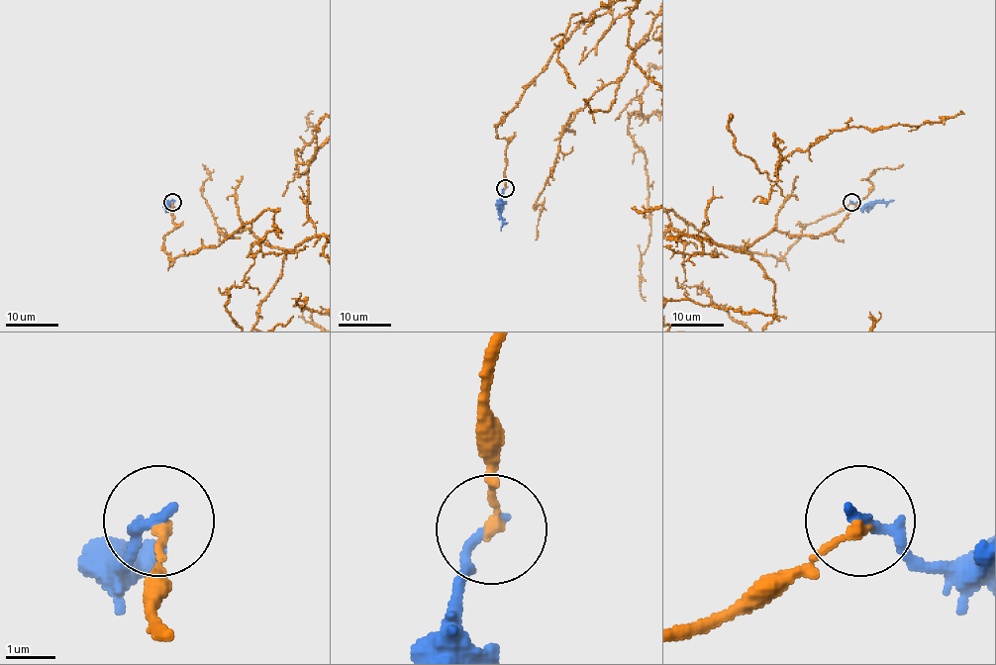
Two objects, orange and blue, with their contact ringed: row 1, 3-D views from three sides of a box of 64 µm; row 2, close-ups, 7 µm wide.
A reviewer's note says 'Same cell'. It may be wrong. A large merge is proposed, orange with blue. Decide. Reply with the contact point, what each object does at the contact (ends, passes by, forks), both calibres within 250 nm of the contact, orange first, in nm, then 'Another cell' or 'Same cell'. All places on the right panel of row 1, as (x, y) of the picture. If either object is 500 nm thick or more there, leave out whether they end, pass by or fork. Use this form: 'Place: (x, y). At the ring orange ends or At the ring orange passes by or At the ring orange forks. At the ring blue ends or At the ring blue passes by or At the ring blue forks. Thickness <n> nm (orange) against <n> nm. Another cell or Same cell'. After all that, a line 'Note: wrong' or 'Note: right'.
Place: (851, 202). At the ring orange ends. At the ring blue ends. Thickness 200 nm (orange) against 240 nm. Another cell
Note: wrong

